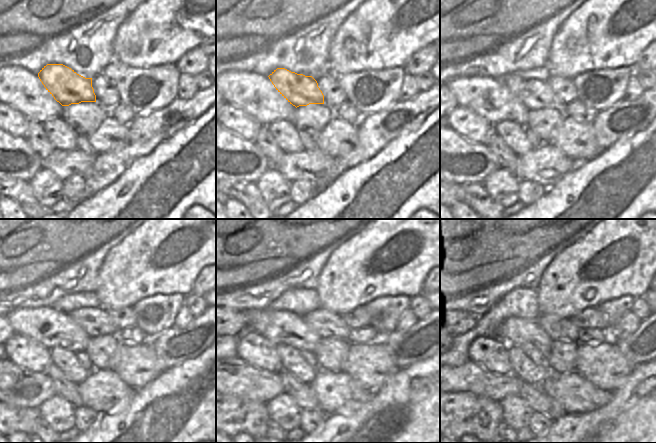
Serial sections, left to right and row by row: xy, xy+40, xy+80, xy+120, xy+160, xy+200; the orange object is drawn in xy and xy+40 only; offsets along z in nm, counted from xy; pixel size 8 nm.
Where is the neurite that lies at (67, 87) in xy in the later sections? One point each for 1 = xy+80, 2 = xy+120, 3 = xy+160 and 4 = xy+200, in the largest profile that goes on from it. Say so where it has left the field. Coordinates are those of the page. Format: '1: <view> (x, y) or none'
1: xy+80 (535, 94)
2: xy+120 (94, 321)
3: xy+160 (326, 324)
4: xy+200 (558, 328)

